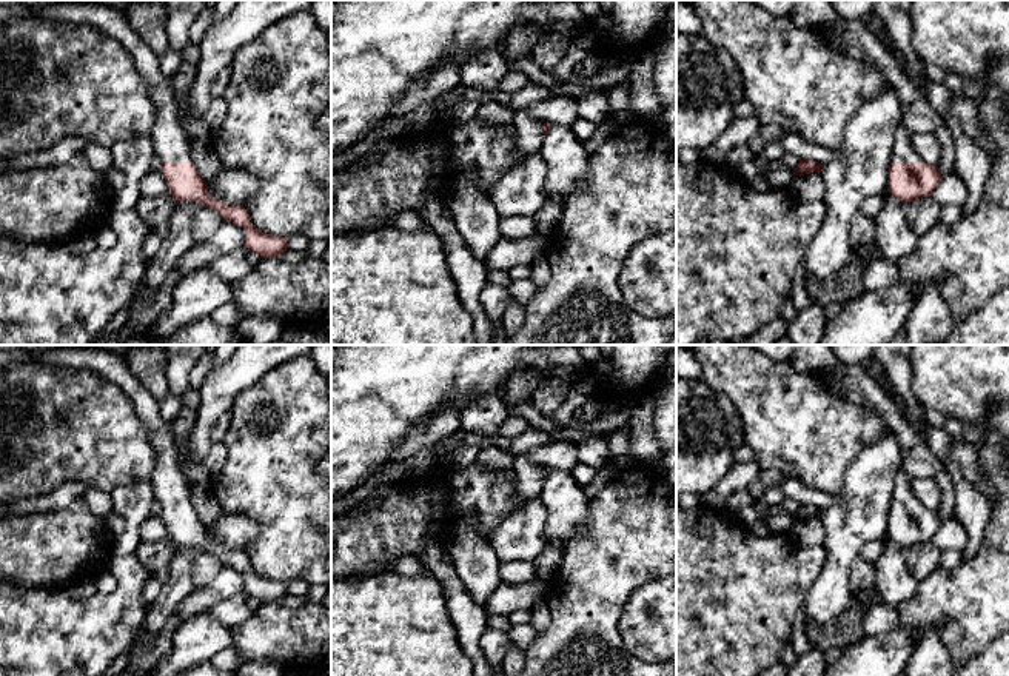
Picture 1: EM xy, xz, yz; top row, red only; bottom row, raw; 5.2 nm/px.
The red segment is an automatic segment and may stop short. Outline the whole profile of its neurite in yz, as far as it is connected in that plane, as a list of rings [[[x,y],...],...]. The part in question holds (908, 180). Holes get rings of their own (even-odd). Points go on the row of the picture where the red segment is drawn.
[[[901,120],[895,131],[887,191],[900,202],[913,202],[932,196],[941,180],[938,165],[920,159],[913,148],[913,132]]]

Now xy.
[[[63,2],[51,6],[29,8],[26,5],[0,6],[0,23],[14,15],[35,14],[40,18],[72,25],[91,25],[105,35],[120,42],[149,85],[156,103],[156,122],[151,129],[154,156],[162,160],[163,176],[171,196],[177,202],[193,200],[217,211],[223,220],[245,229],[245,246],[262,259],[279,257],[288,251],[288,237],[265,234],[254,228],[245,206],[228,206],[214,199],[191,160],[191,142],[177,119],[177,100],[169,80],[162,74],[156,52],[129,26],[125,14],[114,6],[89,2]]]

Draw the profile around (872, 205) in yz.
[[[884,192],[869,196],[861,205],[860,211],[867,217],[877,217],[884,206]]]

